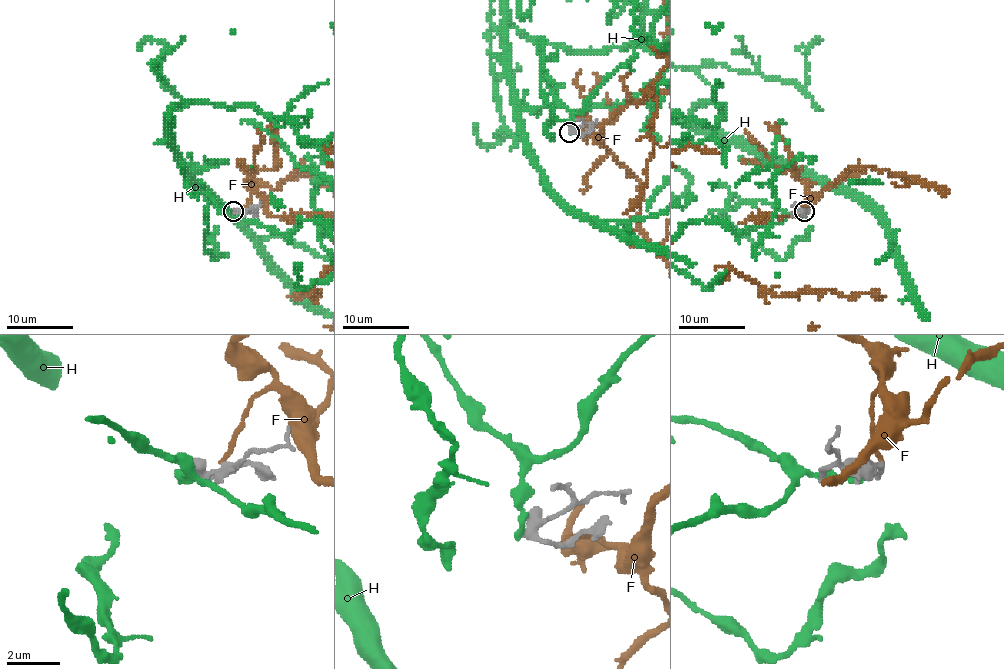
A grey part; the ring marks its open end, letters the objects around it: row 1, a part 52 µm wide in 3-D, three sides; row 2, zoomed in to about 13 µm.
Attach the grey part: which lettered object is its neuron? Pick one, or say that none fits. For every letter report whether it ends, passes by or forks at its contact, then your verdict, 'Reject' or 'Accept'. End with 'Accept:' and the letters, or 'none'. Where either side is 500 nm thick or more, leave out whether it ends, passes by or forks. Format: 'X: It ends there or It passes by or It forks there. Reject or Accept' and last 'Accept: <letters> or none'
F: It ends there. Reject
H: It ends there. Reject
Accept: none

